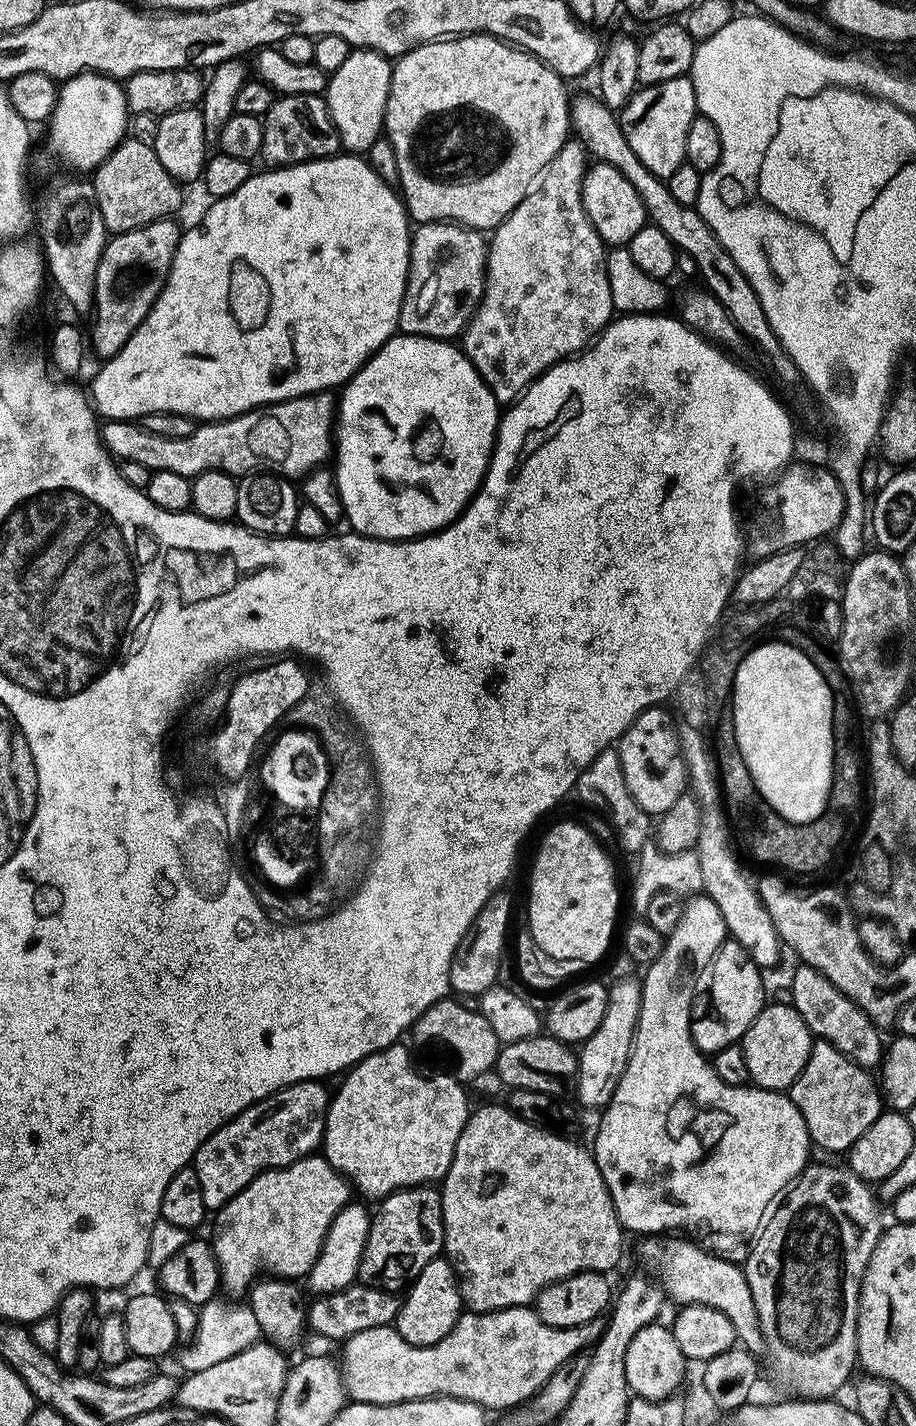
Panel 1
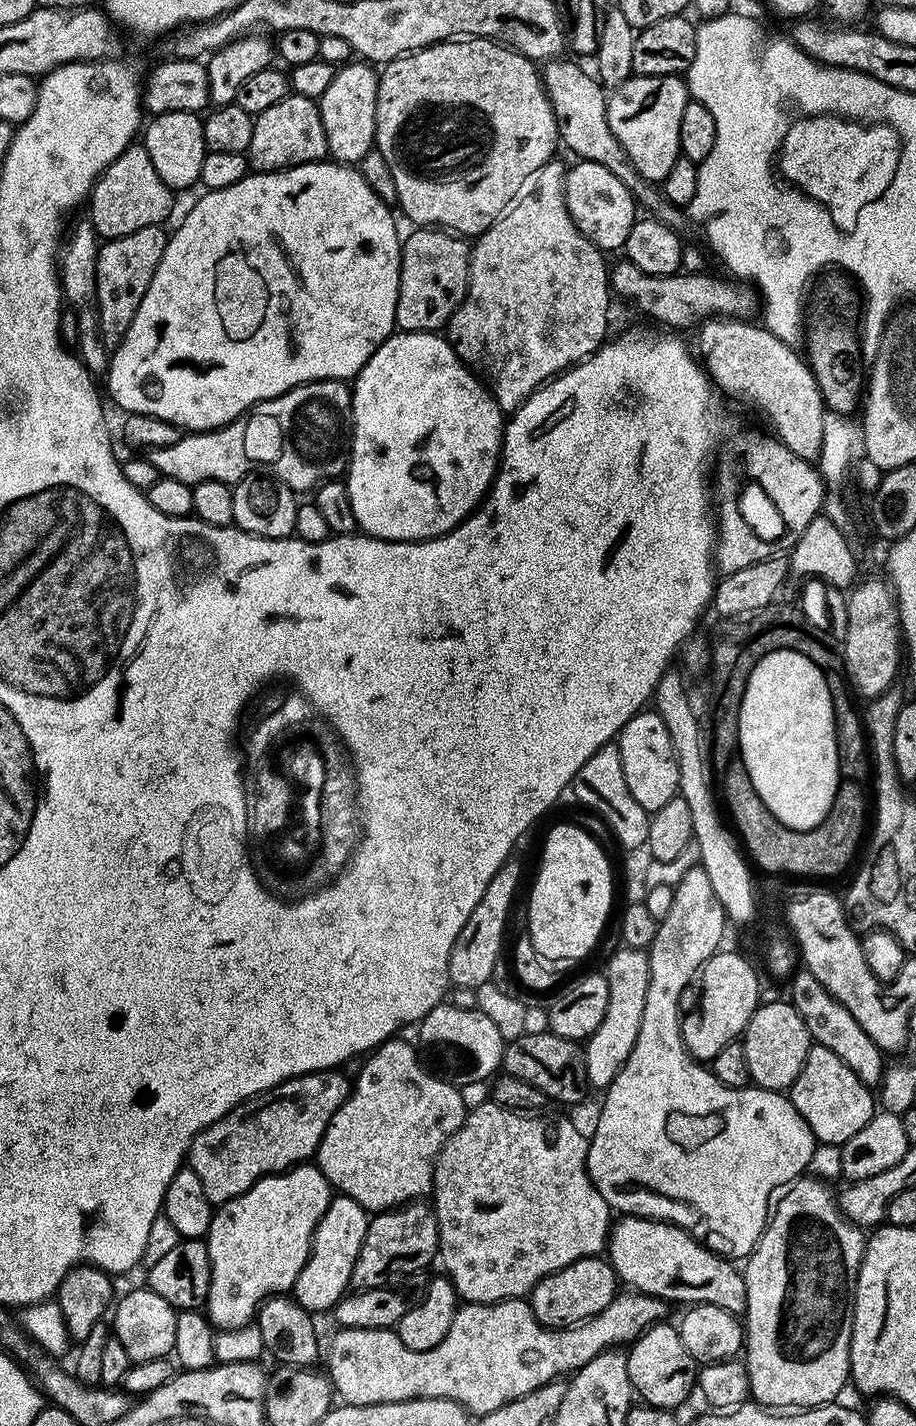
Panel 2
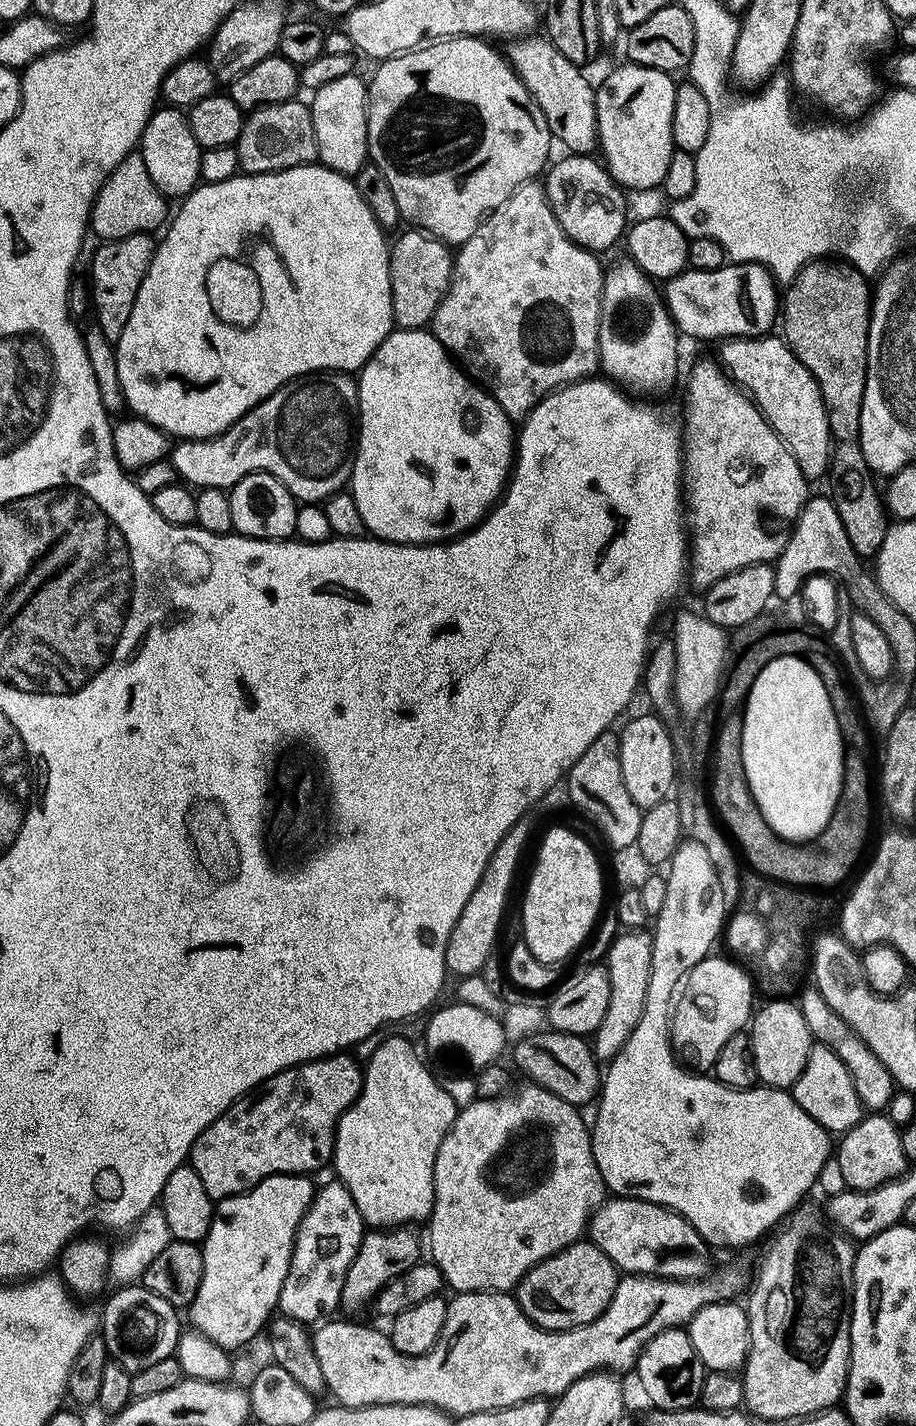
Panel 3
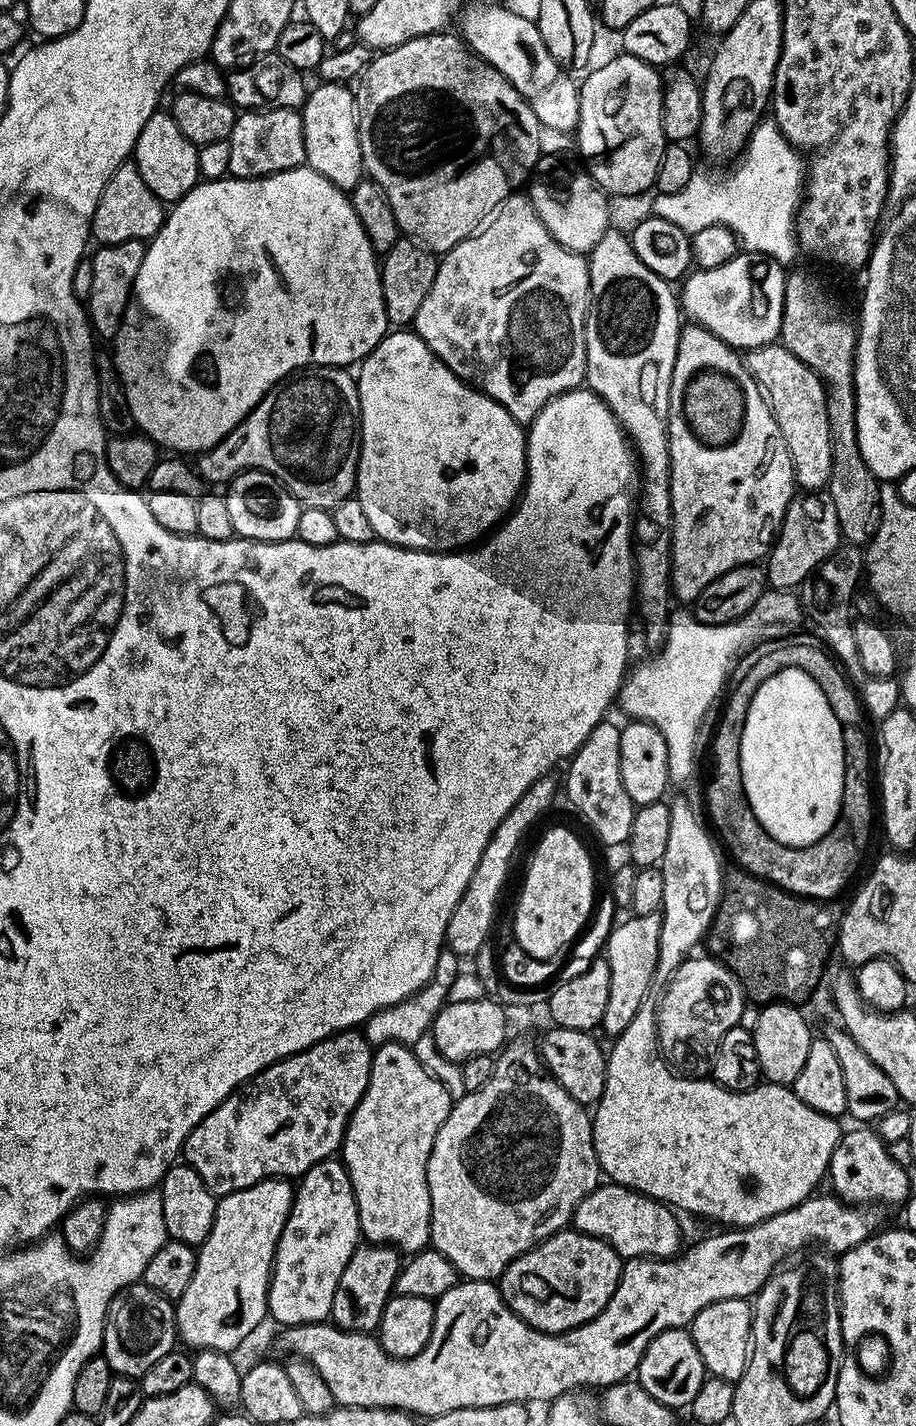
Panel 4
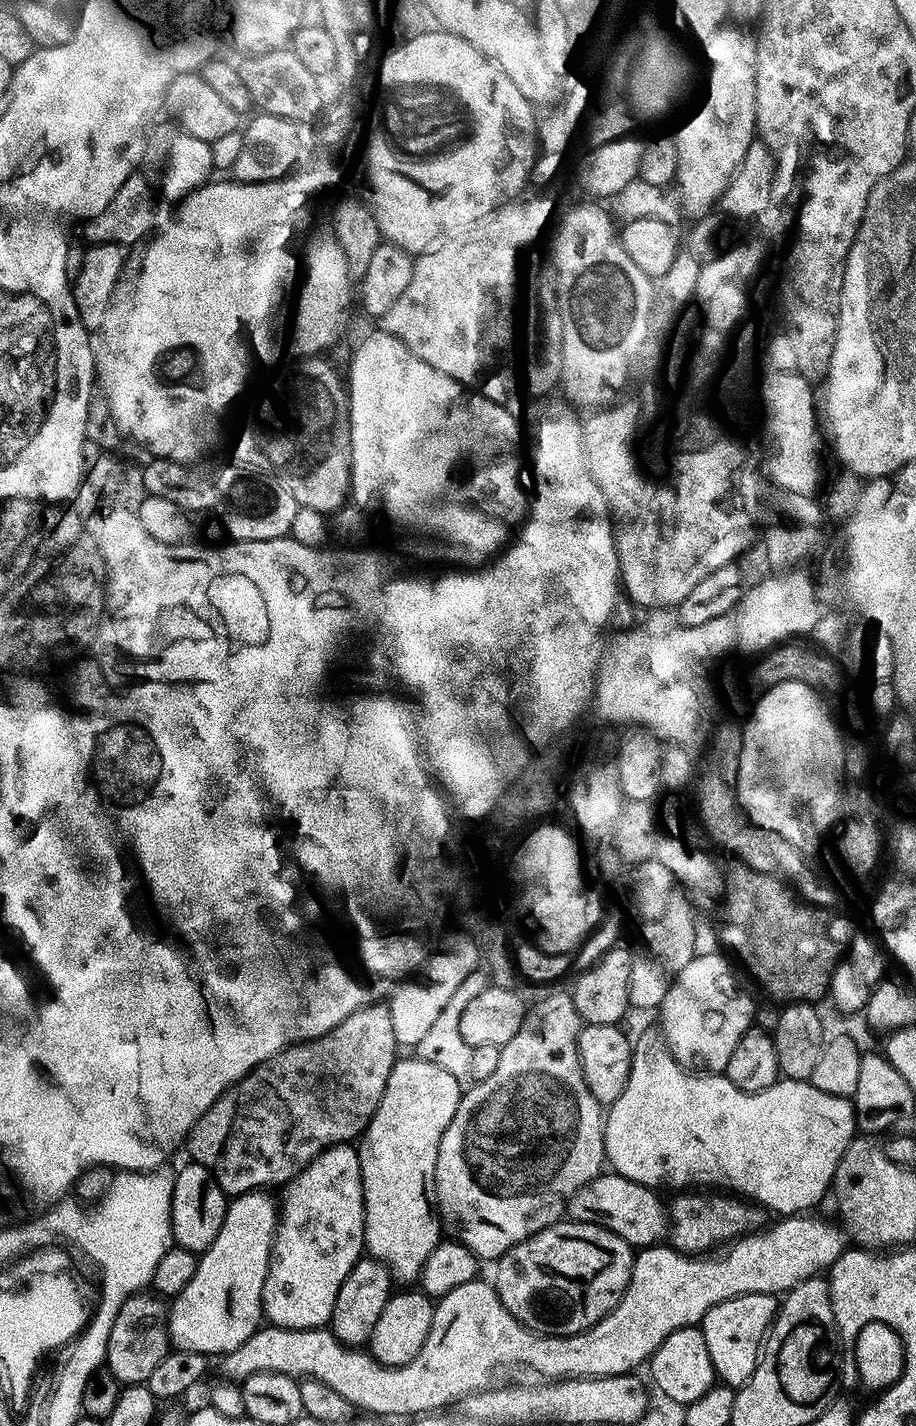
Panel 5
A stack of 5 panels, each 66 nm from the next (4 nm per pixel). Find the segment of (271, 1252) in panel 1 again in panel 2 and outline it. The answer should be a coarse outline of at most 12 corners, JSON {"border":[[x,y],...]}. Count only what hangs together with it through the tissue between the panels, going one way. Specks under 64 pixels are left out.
{"border":[[305,1162],[213,1211],[206,1315],[291,1293],[332,1183]]}

